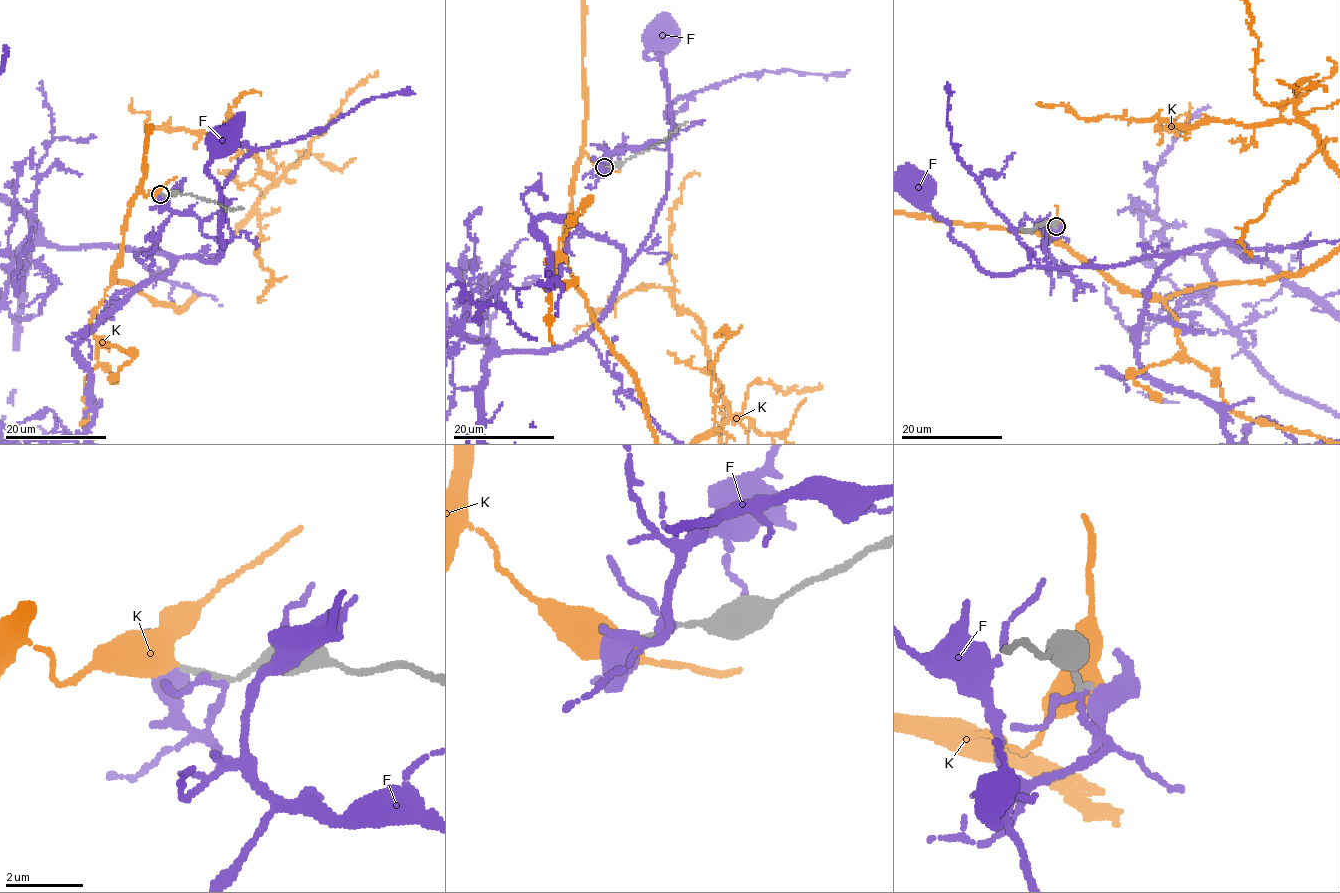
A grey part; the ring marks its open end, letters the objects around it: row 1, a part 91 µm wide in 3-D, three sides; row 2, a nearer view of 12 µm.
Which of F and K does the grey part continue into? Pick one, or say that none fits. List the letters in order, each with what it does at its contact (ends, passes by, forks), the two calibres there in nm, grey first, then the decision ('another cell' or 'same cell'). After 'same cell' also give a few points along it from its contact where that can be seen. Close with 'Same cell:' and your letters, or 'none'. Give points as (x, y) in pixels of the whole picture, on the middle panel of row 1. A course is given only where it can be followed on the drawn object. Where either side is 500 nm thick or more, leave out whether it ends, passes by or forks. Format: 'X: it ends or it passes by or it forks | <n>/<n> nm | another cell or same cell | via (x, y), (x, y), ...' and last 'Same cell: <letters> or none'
F: it passes by | 130/440 nm | another cell
K: it passes by | 130/420 nm | same cell
Same cell: K

